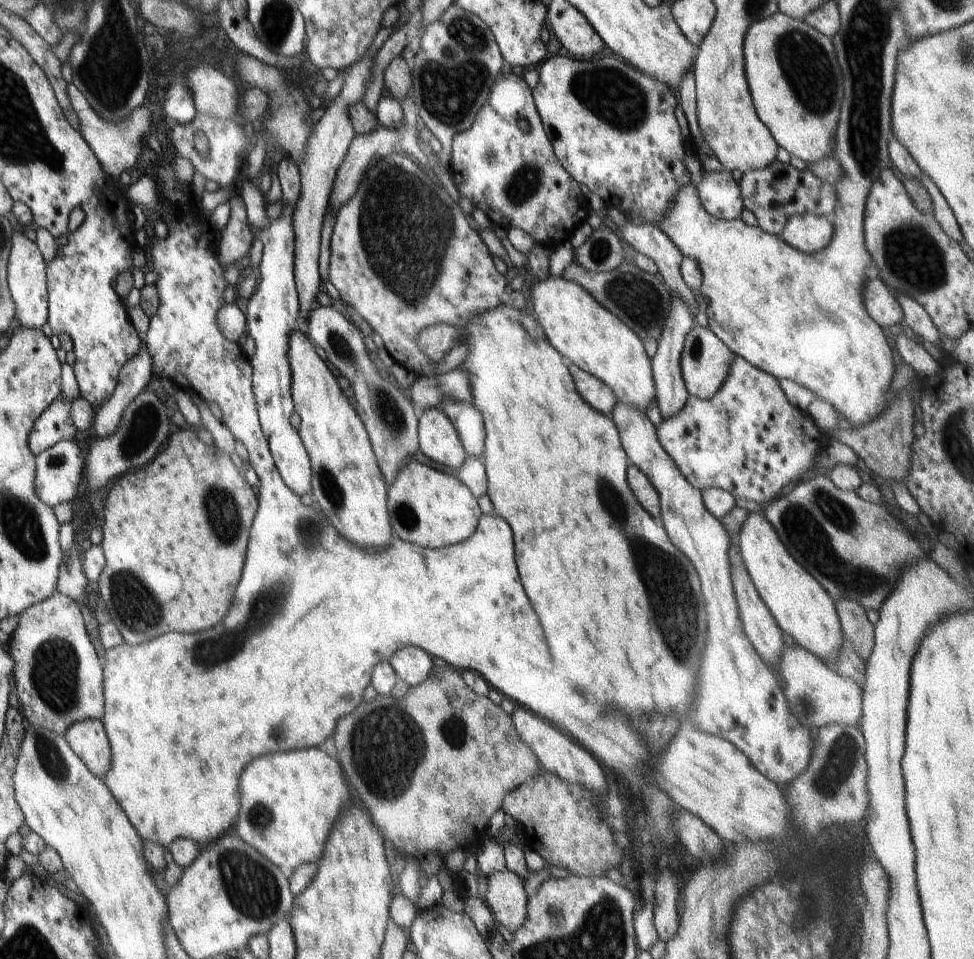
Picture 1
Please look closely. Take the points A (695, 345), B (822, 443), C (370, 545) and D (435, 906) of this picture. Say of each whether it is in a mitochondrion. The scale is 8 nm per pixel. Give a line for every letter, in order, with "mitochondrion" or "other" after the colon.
A: mitochondrion
B: other
C: other
D: other

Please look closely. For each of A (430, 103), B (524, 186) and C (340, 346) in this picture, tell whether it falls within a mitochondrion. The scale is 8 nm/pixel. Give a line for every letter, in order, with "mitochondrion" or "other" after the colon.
A: mitochondrion
B: mitochondrion
C: mitochondrion

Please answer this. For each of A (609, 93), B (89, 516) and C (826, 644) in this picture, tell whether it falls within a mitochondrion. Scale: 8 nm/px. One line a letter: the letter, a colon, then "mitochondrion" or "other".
A: mitochondrion
B: other
C: other

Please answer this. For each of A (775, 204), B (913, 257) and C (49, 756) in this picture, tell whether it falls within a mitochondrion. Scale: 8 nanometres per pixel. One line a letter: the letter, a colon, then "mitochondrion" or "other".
A: other
B: mitochondrion
C: mitochondrion

